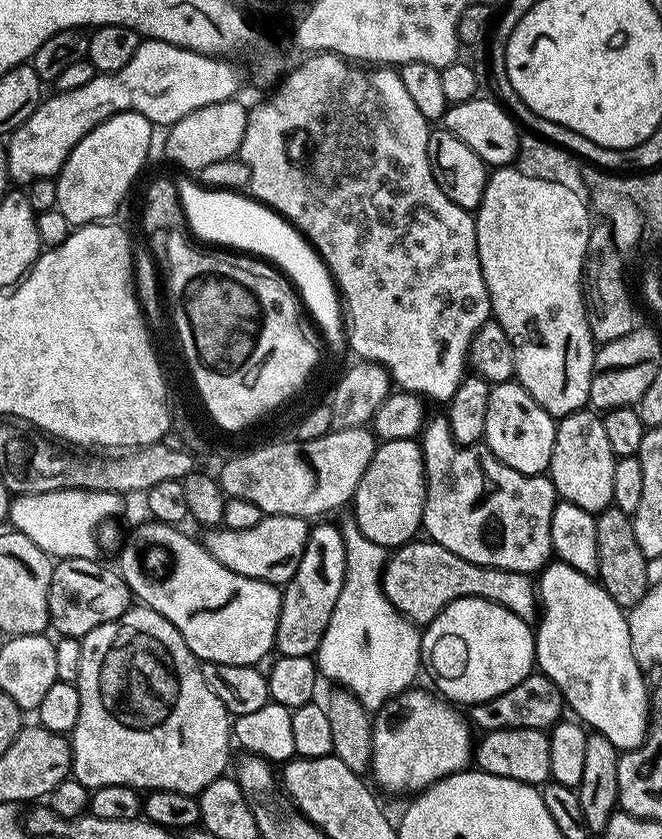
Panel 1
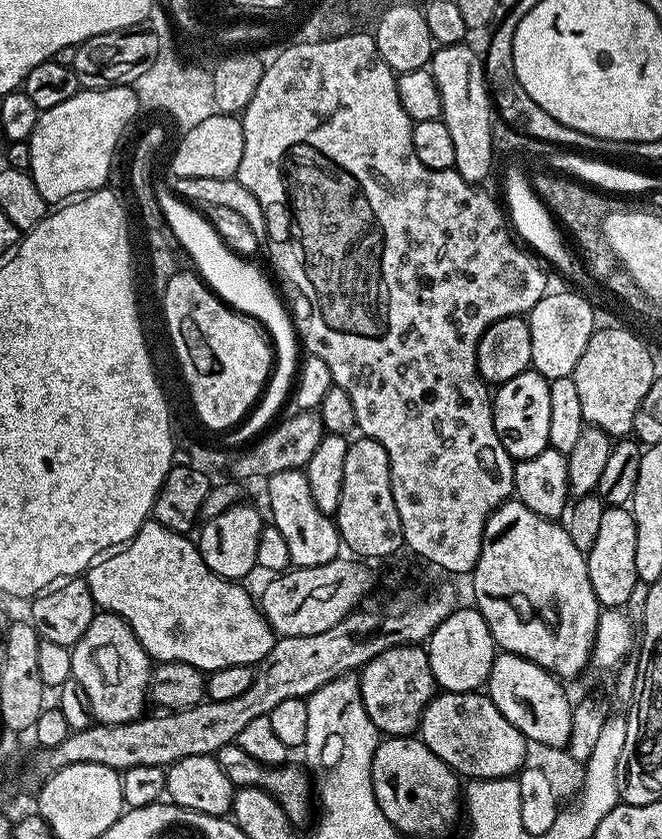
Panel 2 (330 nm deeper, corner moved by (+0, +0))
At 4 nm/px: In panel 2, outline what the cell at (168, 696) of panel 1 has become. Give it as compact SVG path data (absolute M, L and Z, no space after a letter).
M97 611L90 626L86 626L86 634L82 634L80 641L73 644L71 649L72 679L80 683L82 690L86 690L86 698L90 698L90 710L99 723L125 724L131 720L139 720L145 715L144 700L146 704L150 696L154 661L123 618L113 612Z

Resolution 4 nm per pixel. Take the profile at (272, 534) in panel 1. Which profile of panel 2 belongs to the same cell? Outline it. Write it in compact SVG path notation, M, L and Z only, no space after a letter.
M282 470L267 477L266 484L268 508L272 511L270 522L278 526L278 531L285 536L292 564L298 568L309 568L337 559L342 552L342 541L336 521L329 513L318 510L318 502L314 502L314 494L310 494L310 482L303 470Z

